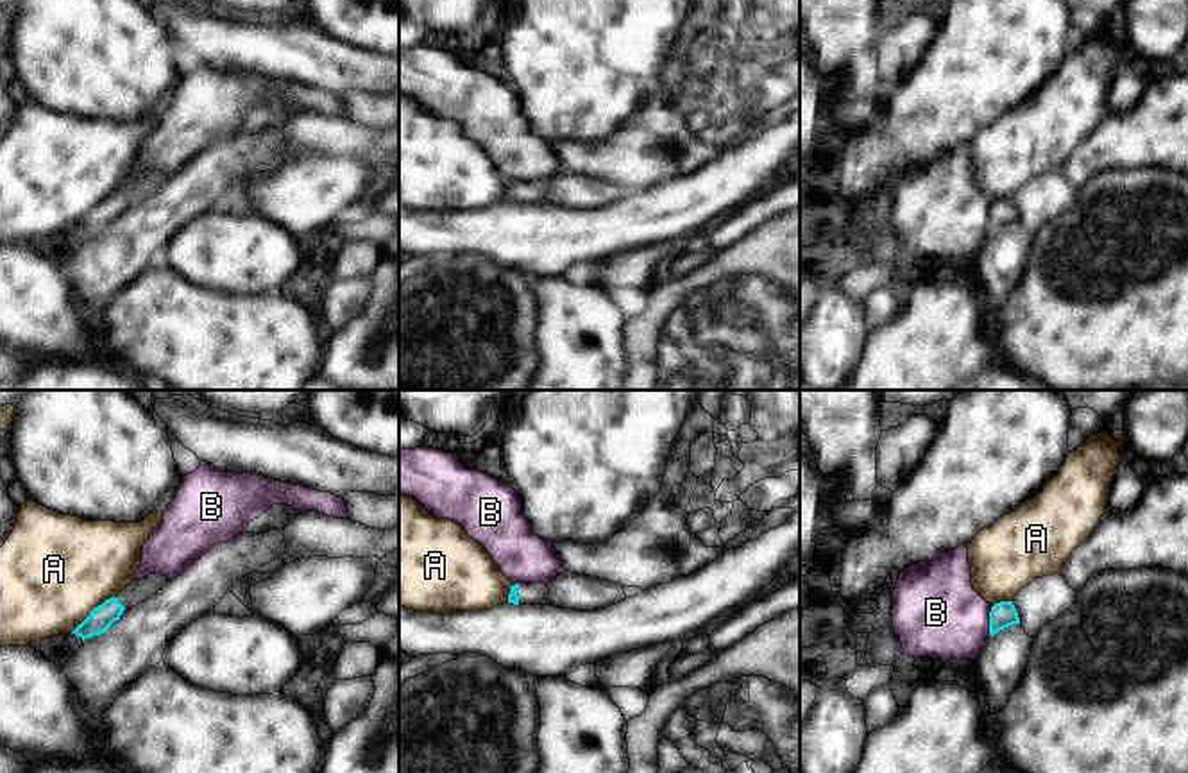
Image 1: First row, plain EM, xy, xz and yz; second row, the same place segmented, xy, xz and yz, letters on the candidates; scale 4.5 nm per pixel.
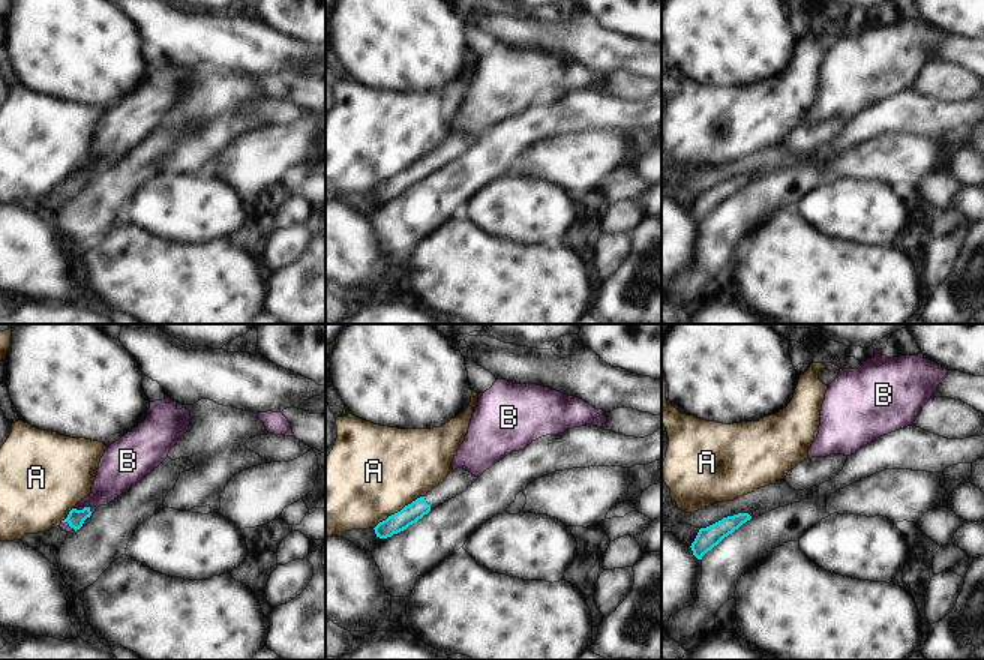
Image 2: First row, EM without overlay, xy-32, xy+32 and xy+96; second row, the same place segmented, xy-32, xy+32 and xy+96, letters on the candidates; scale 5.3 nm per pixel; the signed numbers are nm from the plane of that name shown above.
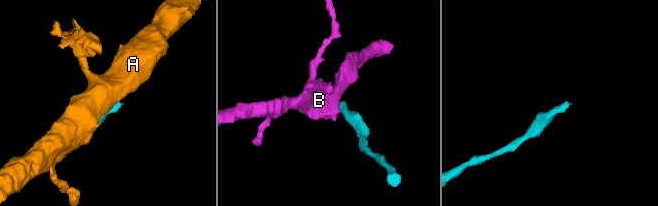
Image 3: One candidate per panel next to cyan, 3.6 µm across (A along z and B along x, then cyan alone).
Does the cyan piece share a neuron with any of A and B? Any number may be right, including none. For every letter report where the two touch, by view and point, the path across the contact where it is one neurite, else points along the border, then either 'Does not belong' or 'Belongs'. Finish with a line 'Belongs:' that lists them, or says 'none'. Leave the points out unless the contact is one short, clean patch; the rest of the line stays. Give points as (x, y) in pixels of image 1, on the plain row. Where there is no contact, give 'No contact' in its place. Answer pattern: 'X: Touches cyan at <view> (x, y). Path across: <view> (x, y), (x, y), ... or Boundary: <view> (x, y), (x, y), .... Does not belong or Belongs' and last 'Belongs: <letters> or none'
A: Touches cyan at xy (92, 210). Boundary: xy (115, 194), (99, 203), (70, 231). Does not belong
B: Touches cyan at yz (990, 220). Boundary: yz (992, 206), (988, 233). Does not belong
Belongs: none

